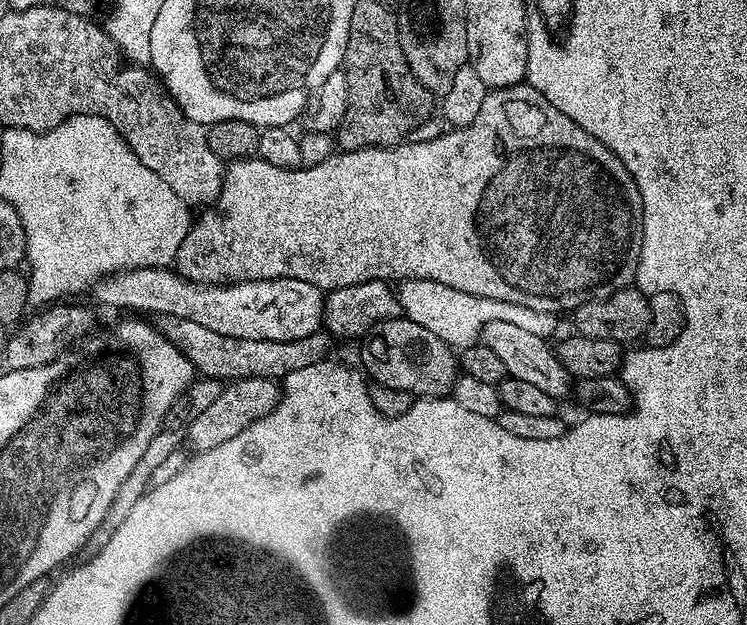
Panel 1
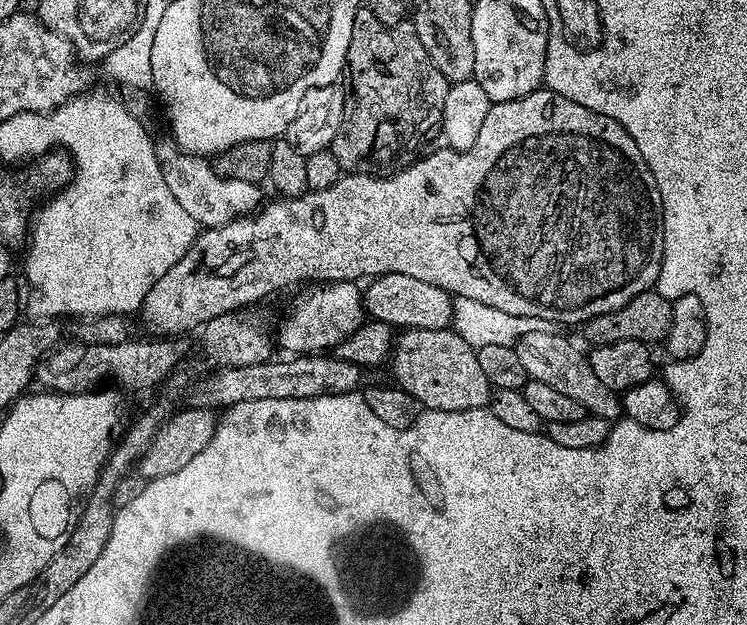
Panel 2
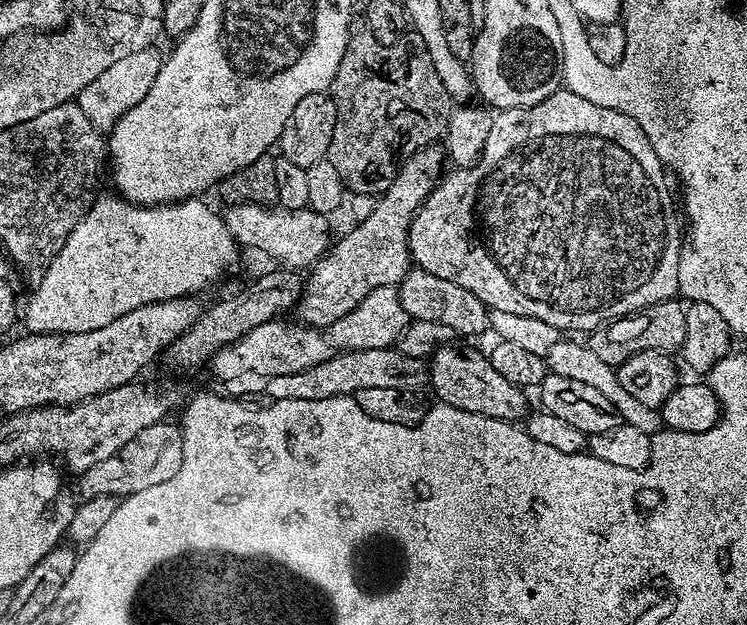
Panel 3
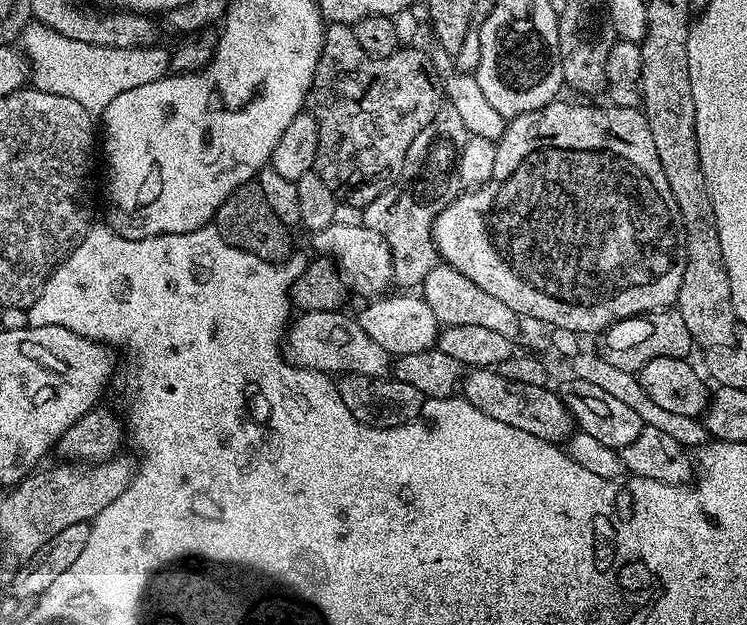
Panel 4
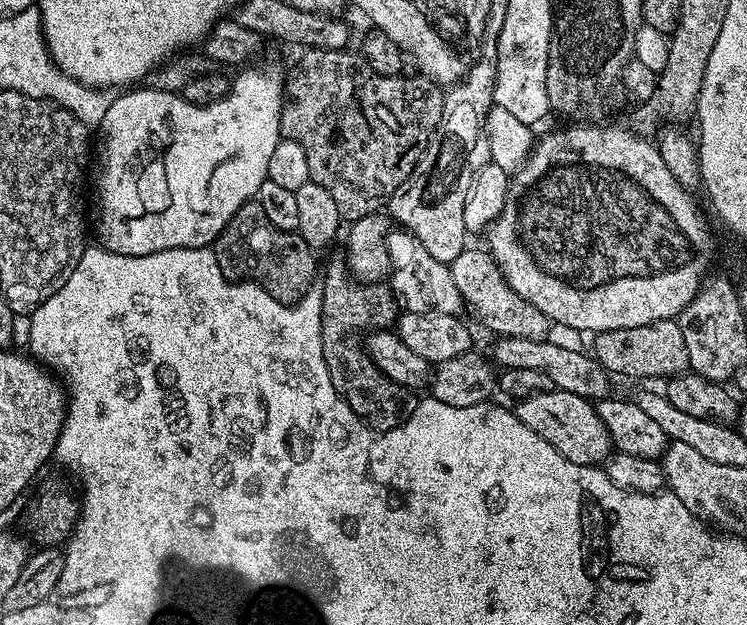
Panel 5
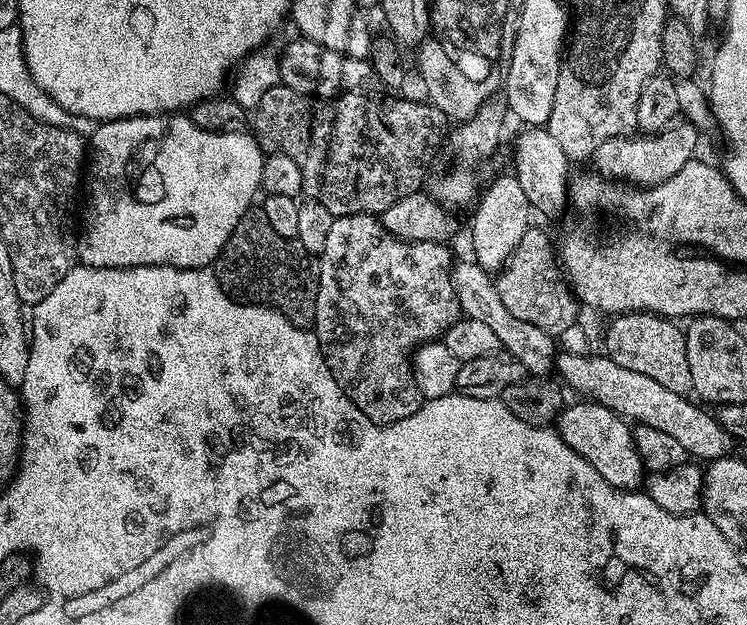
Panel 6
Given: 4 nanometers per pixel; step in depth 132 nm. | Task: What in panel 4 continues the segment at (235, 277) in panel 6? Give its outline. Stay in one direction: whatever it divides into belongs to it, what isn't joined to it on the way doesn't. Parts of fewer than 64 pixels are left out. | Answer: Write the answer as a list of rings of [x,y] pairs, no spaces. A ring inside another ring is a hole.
[[[259,182],[243,184],[222,202],[214,217],[214,226],[222,234],[222,238],[230,246],[241,248],[249,256],[257,256],[267,260],[270,264],[285,263],[285,259],[292,252],[292,236],[289,225],[280,221],[278,214],[270,210],[266,202],[266,194],[262,194]]]

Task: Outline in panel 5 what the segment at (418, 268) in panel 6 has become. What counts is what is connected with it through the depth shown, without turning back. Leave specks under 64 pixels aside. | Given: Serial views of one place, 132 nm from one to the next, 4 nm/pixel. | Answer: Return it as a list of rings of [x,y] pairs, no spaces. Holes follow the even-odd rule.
[[[340,258],[329,266],[328,273],[324,277],[322,276],[322,283],[324,301],[322,302],[322,310],[318,315],[318,327],[322,330],[322,354],[326,358],[326,370],[330,370],[330,382],[334,382],[334,390],[338,390],[338,394],[347,402],[350,410],[354,410],[354,414],[359,416],[369,428],[377,433],[389,432],[391,428],[406,423],[410,414],[414,414],[418,403],[417,393],[413,389],[398,386],[398,382],[386,378],[386,374],[382,374],[382,370],[378,370],[374,366],[374,362],[362,347],[361,337],[359,340],[356,335],[360,331],[363,333],[365,330],[384,330],[395,325],[398,320],[397,297],[391,287],[385,286],[383,283],[361,284],[353,282],[346,271],[345,261]]]

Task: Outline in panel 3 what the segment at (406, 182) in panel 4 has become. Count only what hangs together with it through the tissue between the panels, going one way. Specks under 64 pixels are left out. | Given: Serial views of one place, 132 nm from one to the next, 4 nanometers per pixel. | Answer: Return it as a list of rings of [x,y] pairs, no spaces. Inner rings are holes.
[[[443,147],[420,148],[398,170],[392,184],[375,201],[368,217],[357,228],[352,228],[348,236],[333,243],[327,253],[313,264],[302,284],[299,303],[294,308],[295,319],[299,323],[321,330],[338,322],[342,314],[348,314],[378,286],[396,288],[406,278],[413,267],[412,251],[408,248],[408,231],[419,208],[424,207],[429,194],[436,189],[445,175],[446,152]]]

